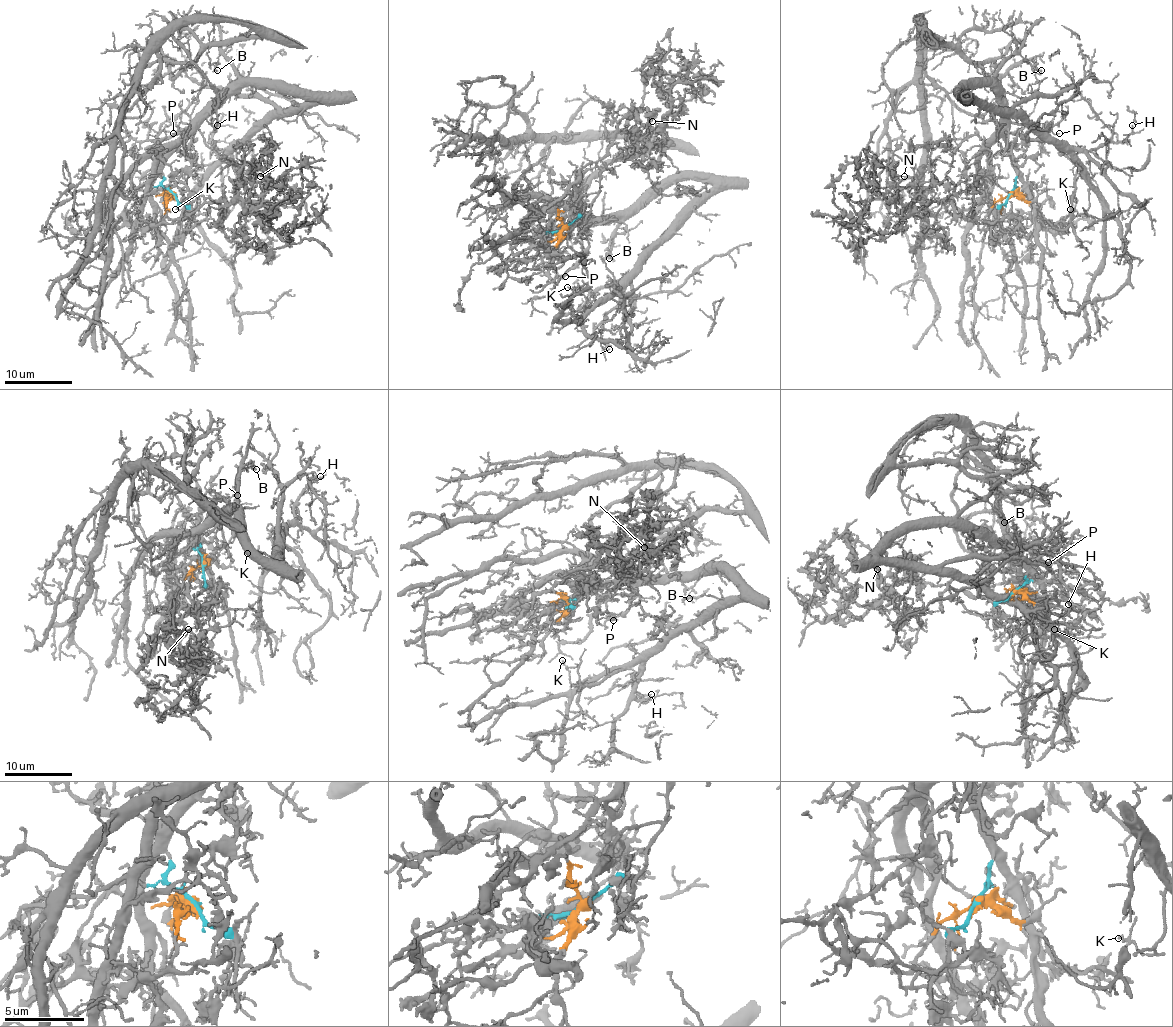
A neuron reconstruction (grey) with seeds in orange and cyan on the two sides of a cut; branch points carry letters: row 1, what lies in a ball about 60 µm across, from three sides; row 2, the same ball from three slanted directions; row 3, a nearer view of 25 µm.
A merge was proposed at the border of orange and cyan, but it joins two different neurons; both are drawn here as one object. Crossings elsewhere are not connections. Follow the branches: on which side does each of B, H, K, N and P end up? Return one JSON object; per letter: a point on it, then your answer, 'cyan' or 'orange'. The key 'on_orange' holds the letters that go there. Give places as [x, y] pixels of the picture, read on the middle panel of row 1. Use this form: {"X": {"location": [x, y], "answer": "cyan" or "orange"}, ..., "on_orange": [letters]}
{"B": {"location": [609, 258], "answer": "cyan"}, "H": {"location": [609, 349], "answer": "cyan"}, "K": {"location": [567, 287], "answer": "cyan"}, "N": {"location": [652, 121], "answer": "orange"}, "P": {"location": [565, 276], "answer": "cyan"}, "on_orange": ["N"]}

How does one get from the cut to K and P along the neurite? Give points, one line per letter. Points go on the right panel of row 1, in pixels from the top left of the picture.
K: (1010, 195), (1006, 108), (969, 86), (963, 96), (1013, 108), (1072, 158), (1088, 188), (1087, 210), (1070, 208)
P: (1010, 195), (1015, 183), (1016, 160), (1006, 138), (1010, 124), (1031, 124), (1050, 129), (1055, 135), (1058, 133)

